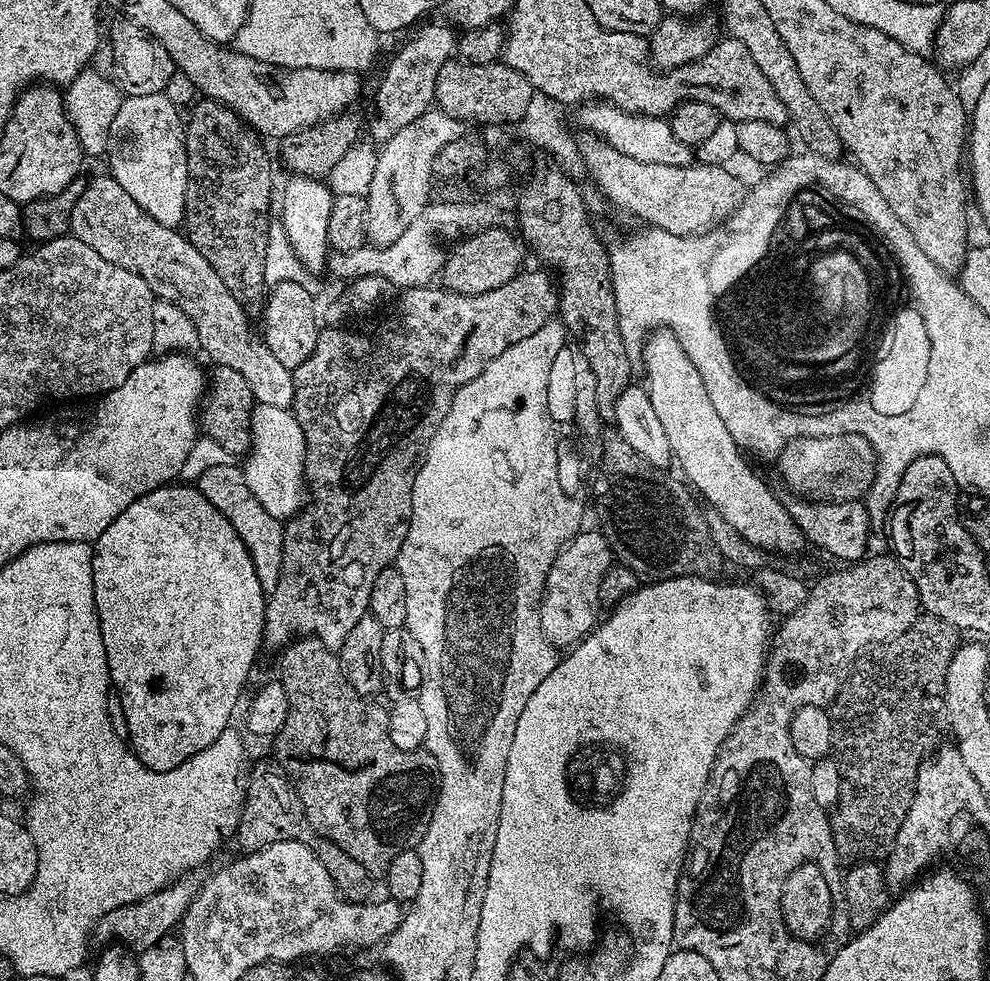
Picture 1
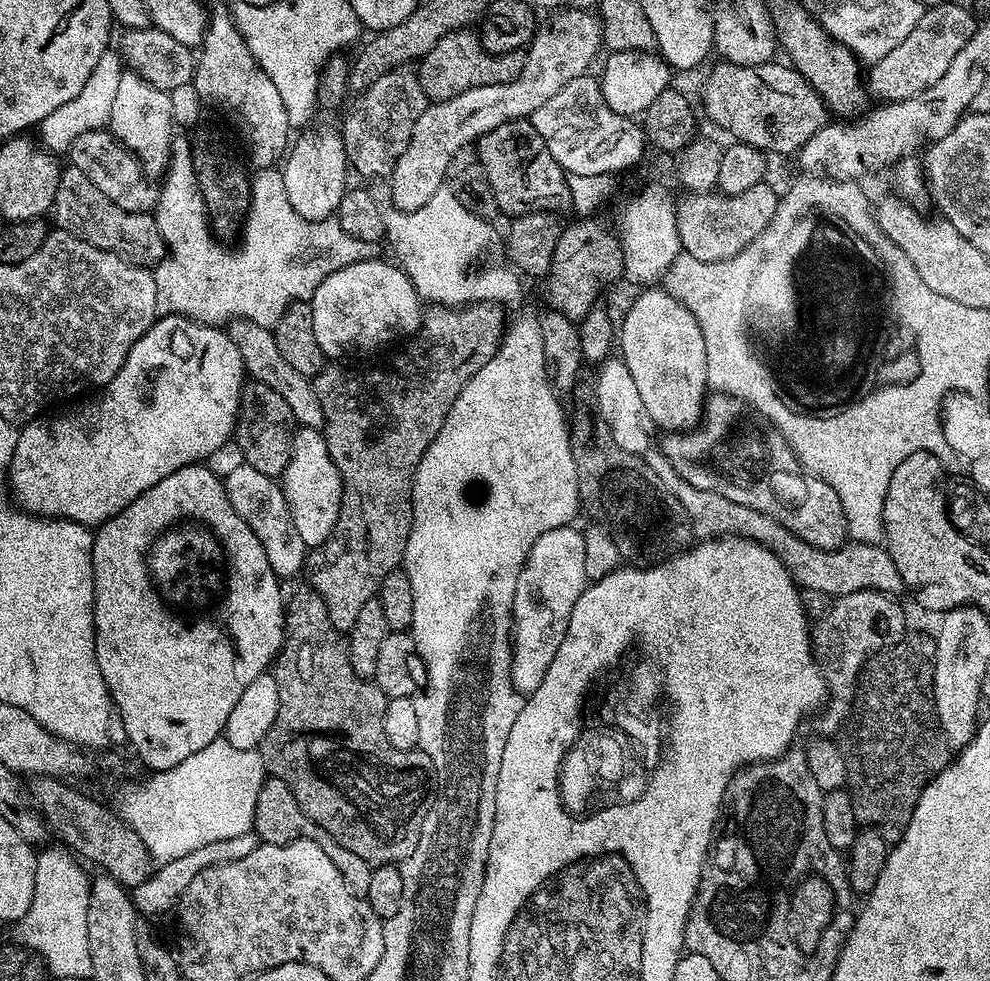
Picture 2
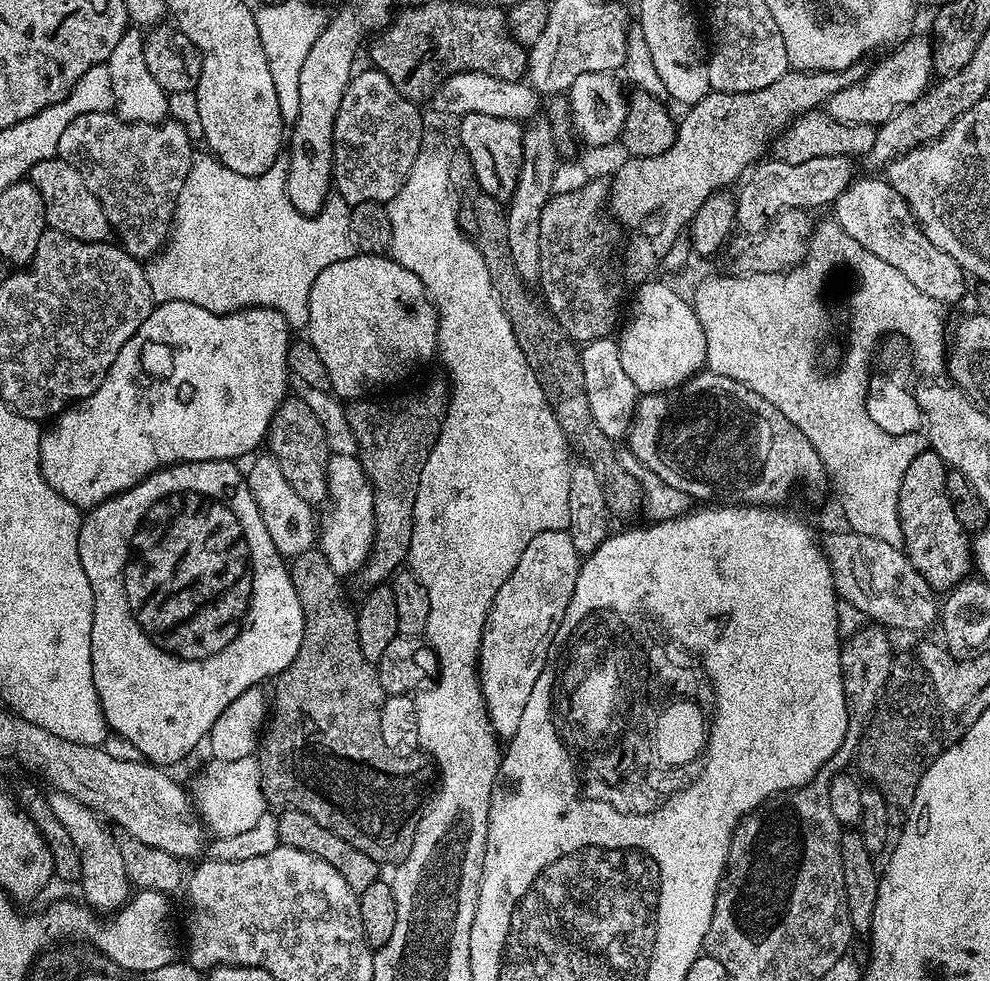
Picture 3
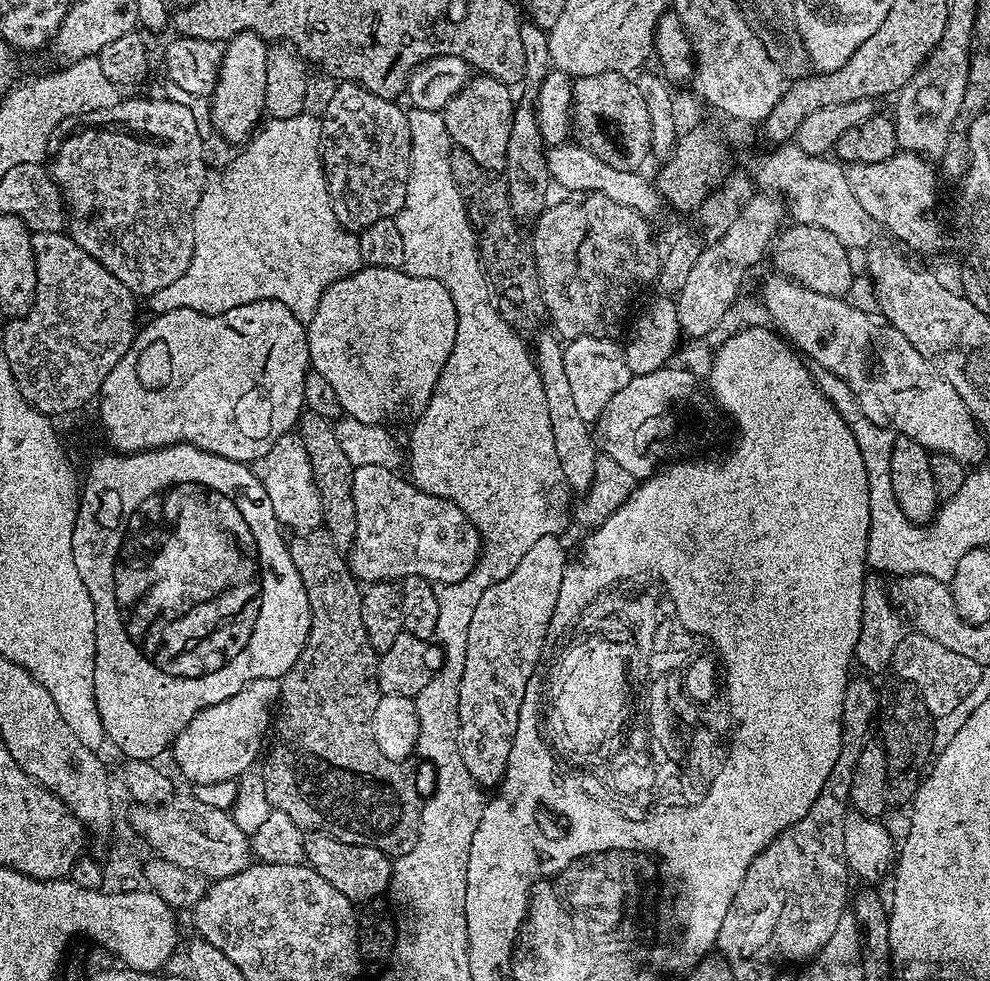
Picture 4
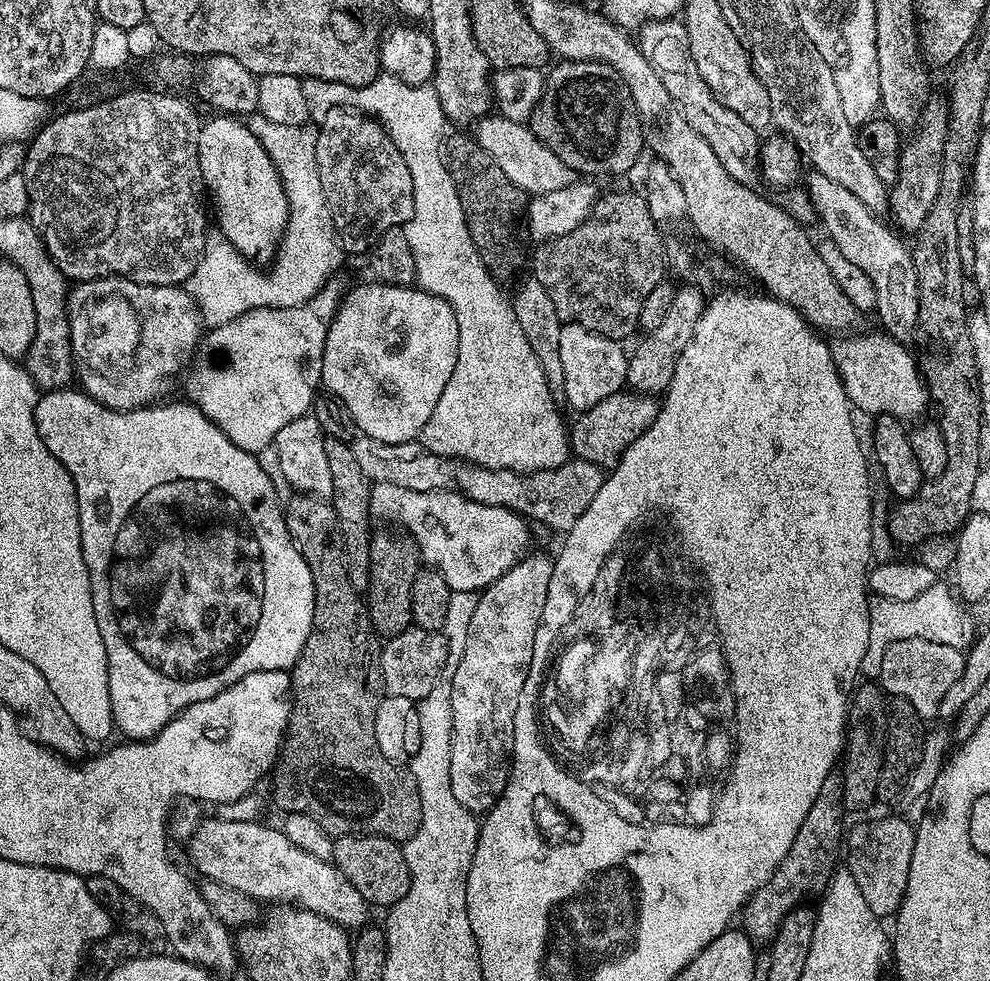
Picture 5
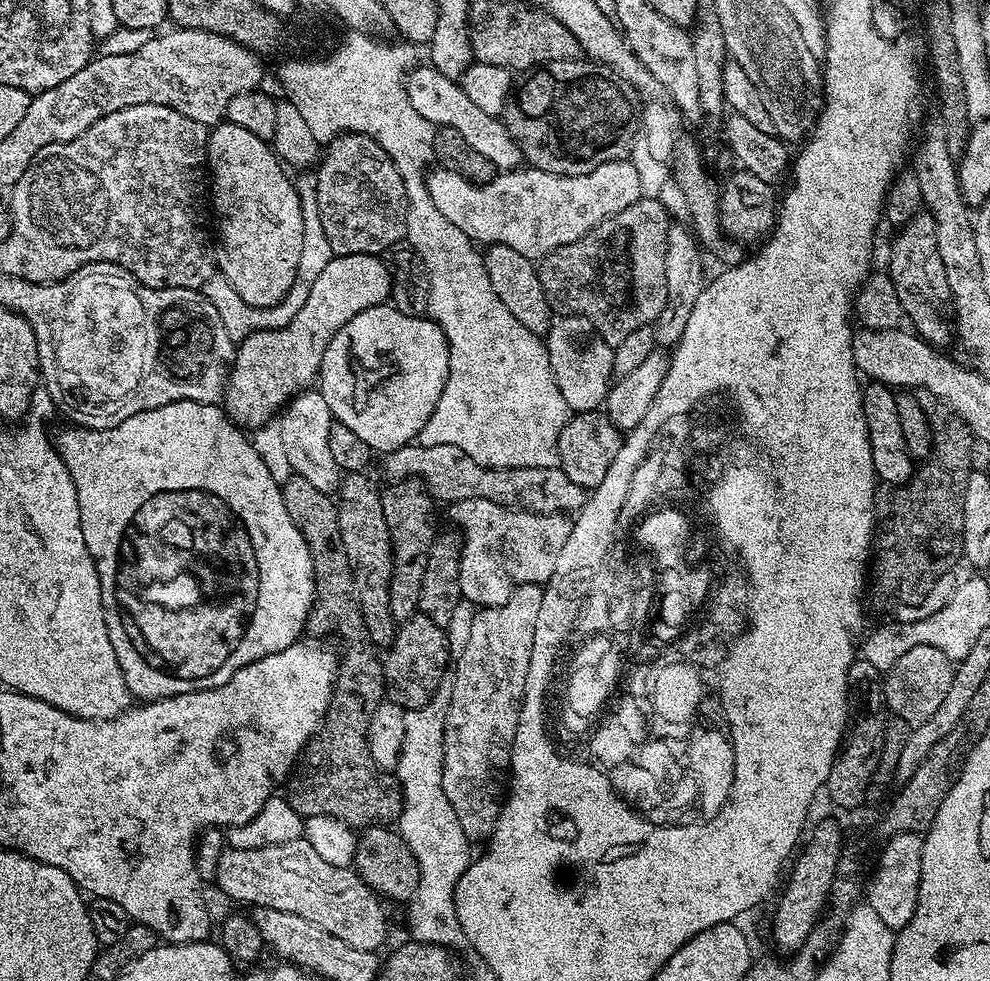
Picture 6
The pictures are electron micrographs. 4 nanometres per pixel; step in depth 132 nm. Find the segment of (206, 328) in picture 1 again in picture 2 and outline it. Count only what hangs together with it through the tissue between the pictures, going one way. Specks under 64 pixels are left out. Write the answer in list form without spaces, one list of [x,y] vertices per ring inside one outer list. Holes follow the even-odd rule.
[[[68,166],[60,173],[58,190],[54,194],[51,215],[56,216],[55,227],[61,232],[74,234],[90,246],[98,246],[107,252],[113,252],[123,260],[141,266],[155,266],[164,259],[166,249],[164,239],[156,225],[155,215],[146,212],[127,212],[122,210],[82,170]],[[233,319],[230,324],[230,335],[242,354],[245,373],[252,380],[262,382],[270,386],[270,390],[275,390],[285,400],[286,406],[290,406],[293,421],[297,425],[323,429],[322,402],[318,402],[318,394],[314,390],[312,380],[298,374],[298,370],[294,370],[294,366],[290,366],[286,358],[282,358],[282,350],[278,350],[275,331],[258,326],[258,322]]]

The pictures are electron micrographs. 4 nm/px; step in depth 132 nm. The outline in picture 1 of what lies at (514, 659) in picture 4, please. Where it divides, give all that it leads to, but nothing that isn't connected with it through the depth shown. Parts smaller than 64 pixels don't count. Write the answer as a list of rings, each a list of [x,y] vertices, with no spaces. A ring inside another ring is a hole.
[[[582,530],[560,549],[556,561],[548,571],[544,597],[540,600],[542,634],[553,648],[571,649],[596,627],[602,616],[602,611],[600,612],[602,578],[613,564],[612,548],[603,532],[599,530],[593,532]]]

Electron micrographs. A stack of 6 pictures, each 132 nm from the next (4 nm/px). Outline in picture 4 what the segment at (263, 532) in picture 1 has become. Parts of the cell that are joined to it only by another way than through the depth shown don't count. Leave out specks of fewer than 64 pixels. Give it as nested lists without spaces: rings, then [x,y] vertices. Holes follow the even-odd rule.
[[[289,434],[278,438],[278,442],[270,446],[264,459],[267,465],[264,489],[270,498],[270,506],[274,506],[274,518],[278,518],[281,529],[292,534],[299,534],[321,527],[324,523],[322,498],[314,482],[310,454],[306,454],[306,446],[300,435]]]

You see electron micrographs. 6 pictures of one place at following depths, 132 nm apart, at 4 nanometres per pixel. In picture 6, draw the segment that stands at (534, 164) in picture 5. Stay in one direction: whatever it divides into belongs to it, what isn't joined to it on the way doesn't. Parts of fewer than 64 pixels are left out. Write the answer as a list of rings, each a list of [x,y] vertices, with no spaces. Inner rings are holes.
[[[425,66],[416,68],[407,73],[406,87],[410,104],[422,118],[426,118],[430,123],[450,130],[458,130],[462,138],[466,138],[466,143],[478,154],[483,154],[485,158],[490,158],[490,162],[497,170],[511,170],[519,168],[522,164],[522,157],[514,138],[506,130],[503,119],[499,116],[491,116],[474,106],[474,101],[466,95],[466,90],[461,88],[457,81],[451,80],[446,74],[442,74],[437,68]]]

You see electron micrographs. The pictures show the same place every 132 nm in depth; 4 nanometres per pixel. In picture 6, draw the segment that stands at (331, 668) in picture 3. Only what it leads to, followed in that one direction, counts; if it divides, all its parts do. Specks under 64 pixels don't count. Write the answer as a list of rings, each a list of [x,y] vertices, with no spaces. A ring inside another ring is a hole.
[[[295,474],[291,476],[289,480],[283,481],[280,493],[282,494],[282,502],[286,502],[286,514],[290,514],[290,518],[294,522],[294,526],[298,526],[298,530],[302,534],[302,538],[306,538],[306,546],[310,550],[310,558],[312,559],[312,565],[314,566],[316,596],[312,599],[312,609],[308,612],[308,623],[306,625],[307,631],[316,638],[328,638],[328,635],[330,635],[331,632],[341,632],[346,639],[356,640],[353,644],[346,645],[344,648],[344,656],[342,652],[342,655],[339,657],[336,665],[336,683],[332,685],[332,701],[328,703],[328,712],[324,716],[324,723],[319,731],[317,731],[316,735],[308,741],[308,747],[301,752],[300,759],[296,761],[293,767],[286,781],[286,787],[288,787],[288,792],[286,791],[286,799],[289,806],[291,806],[293,810],[301,816],[301,818],[307,818],[310,816],[329,816],[330,818],[338,818],[342,822],[346,822],[352,828],[357,830],[375,828],[377,826],[388,826],[393,822],[399,821],[400,812],[404,809],[404,796],[400,792],[400,781],[396,779],[395,775],[393,775],[391,771],[379,768],[379,766],[377,766],[374,762],[374,758],[370,758],[370,746],[368,745],[370,718],[374,718],[374,710],[378,710],[378,706],[383,704],[386,699],[386,693],[384,691],[384,661],[379,655],[376,657],[377,649],[373,647],[367,639],[365,639],[366,632],[365,629],[361,627],[362,617],[360,614],[360,608],[356,605],[356,593],[352,583],[352,567],[344,553],[344,547],[342,546],[342,534],[340,533],[340,527],[338,526],[338,504],[337,501],[329,495],[329,493],[317,490],[311,482],[306,482],[306,478],[302,478]]]

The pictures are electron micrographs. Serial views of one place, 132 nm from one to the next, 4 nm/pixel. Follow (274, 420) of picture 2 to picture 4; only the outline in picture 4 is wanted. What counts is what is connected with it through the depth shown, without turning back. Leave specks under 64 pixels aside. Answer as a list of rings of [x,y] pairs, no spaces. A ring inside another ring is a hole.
[[[305,411],[298,421],[298,435],[306,446],[306,454],[310,454],[310,466],[314,470],[314,482],[318,486],[318,494],[322,498],[322,527],[334,538],[334,546],[342,550],[351,549],[358,526],[358,510],[354,510],[352,497],[352,470],[350,458],[338,443],[338,434],[333,421],[322,418],[318,414]]]

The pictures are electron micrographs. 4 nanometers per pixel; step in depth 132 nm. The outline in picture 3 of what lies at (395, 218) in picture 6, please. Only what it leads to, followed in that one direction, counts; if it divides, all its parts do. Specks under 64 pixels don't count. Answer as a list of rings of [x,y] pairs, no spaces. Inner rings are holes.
[[[365,68],[365,72],[353,75],[346,94],[342,94],[332,135],[334,192],[350,206],[366,202],[387,205],[395,201],[426,140],[417,101],[407,100],[377,68]]]

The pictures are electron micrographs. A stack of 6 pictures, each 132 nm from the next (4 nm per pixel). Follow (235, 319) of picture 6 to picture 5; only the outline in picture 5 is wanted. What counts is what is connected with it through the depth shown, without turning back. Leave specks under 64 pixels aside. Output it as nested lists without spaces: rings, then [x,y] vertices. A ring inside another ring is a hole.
[[[260,111],[247,117],[250,134],[262,142],[266,154],[274,162],[288,199],[288,225],[276,249],[269,272],[259,272],[246,257],[219,234],[204,238],[204,253],[194,274],[186,281],[186,291],[194,298],[200,319],[209,329],[222,326],[255,308],[289,308],[305,304],[328,280],[337,275],[346,253],[336,238],[330,206],[322,194],[322,178],[318,178],[316,157],[317,129],[311,123],[285,126],[270,122]]]

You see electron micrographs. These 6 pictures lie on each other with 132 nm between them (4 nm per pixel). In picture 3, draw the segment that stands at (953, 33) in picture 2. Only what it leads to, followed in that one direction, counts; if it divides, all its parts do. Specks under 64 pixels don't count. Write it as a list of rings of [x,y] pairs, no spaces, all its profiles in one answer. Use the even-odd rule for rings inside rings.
[[[911,35],[902,40],[892,51],[892,54],[882,59],[873,69],[870,68],[863,79],[858,83],[852,83],[846,88],[830,96],[826,102],[826,111],[828,115],[835,118],[836,121],[842,121],[843,124],[871,124],[879,126],[889,120],[898,109],[904,108],[908,104],[914,103],[918,97],[922,96],[930,86],[934,74],[932,66],[932,49],[931,39],[925,35]]]

